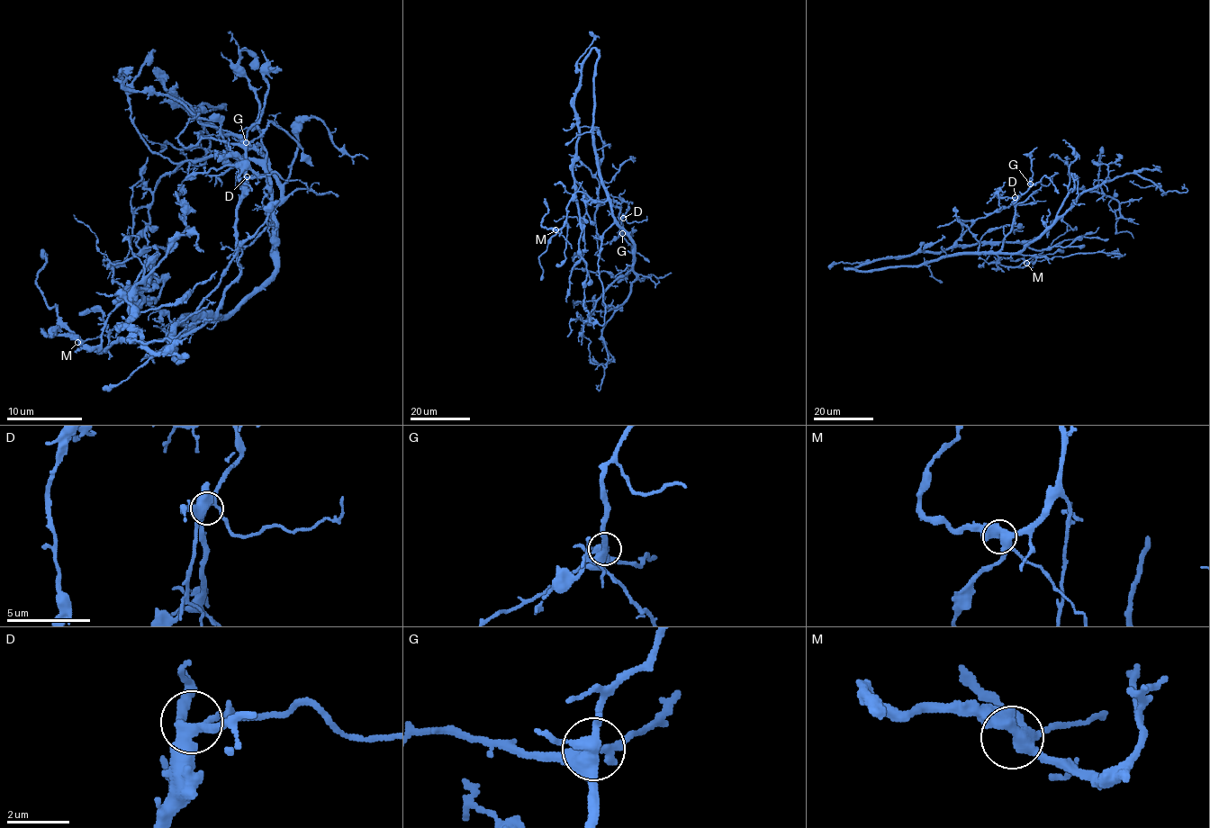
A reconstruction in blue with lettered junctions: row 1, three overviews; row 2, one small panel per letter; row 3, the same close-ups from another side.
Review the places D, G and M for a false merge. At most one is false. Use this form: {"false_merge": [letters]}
{"false_merge": []}

